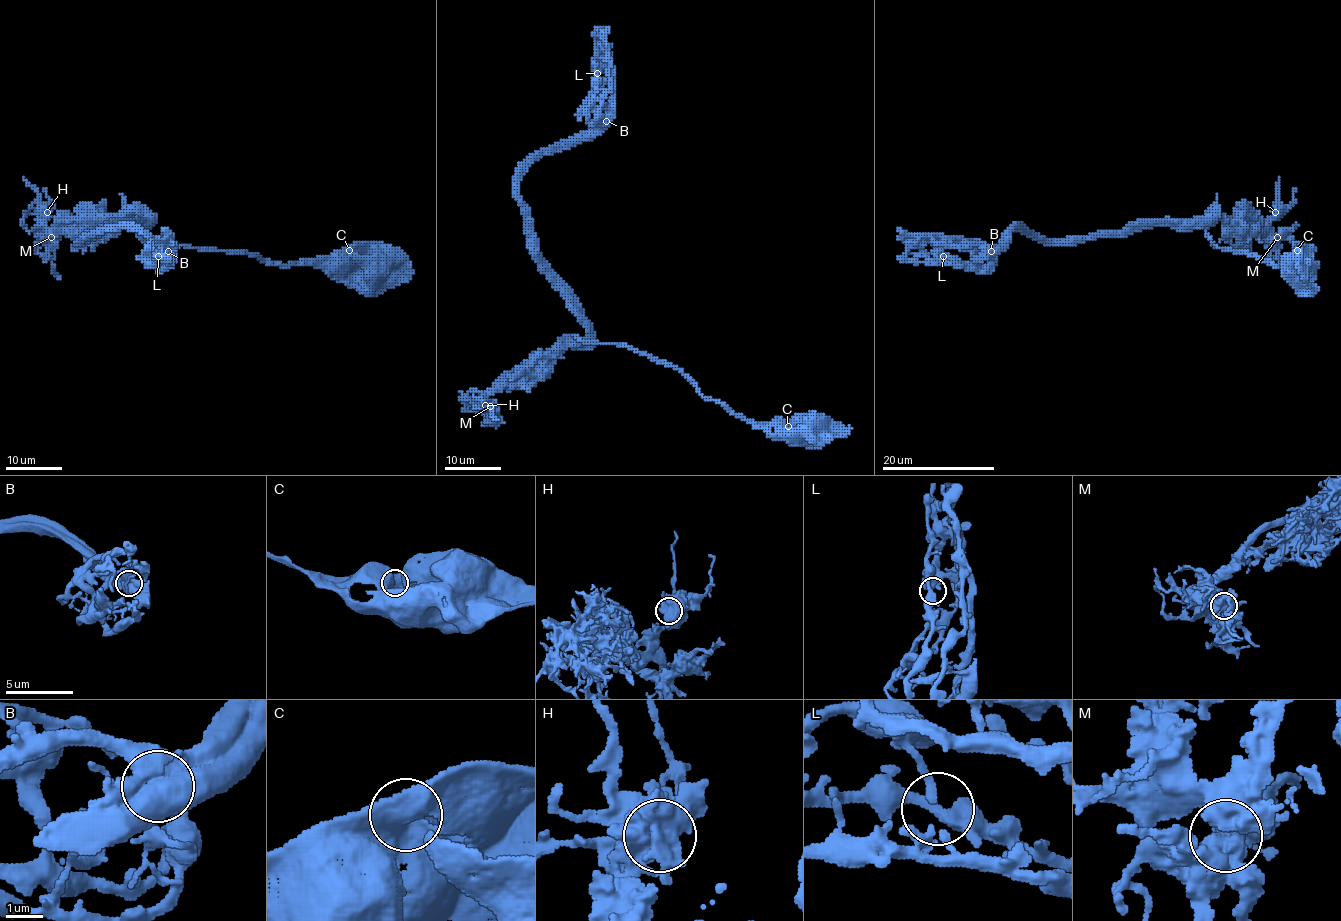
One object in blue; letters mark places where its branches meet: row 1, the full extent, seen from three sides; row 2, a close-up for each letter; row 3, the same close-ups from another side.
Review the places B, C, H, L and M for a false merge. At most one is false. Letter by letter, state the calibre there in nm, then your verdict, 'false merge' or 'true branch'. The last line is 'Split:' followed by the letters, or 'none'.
B: 600 nm | false merge
C: 850 nm | true branch
H: 650 nm | true branch
L: 360 nm | true branch
M: 550 nm | true branch
Split: B

